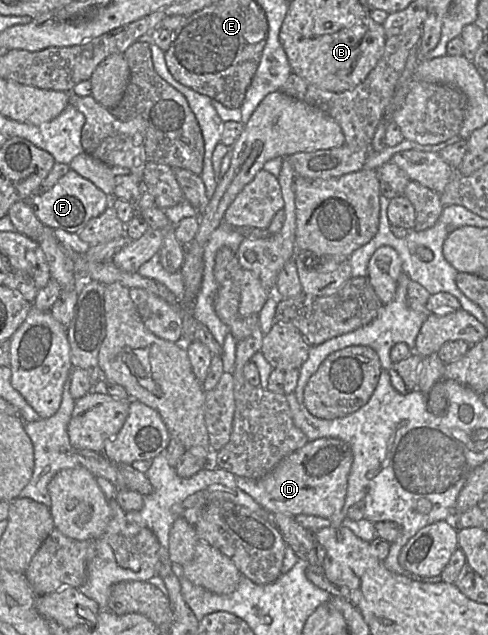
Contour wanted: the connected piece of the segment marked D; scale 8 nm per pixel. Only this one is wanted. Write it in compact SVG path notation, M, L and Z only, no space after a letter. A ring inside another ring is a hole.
M318 438L285 456L263 477L237 477L236 485L271 513L330 519L342 510L345 503L352 462L353 454L346 442L337 438Z

